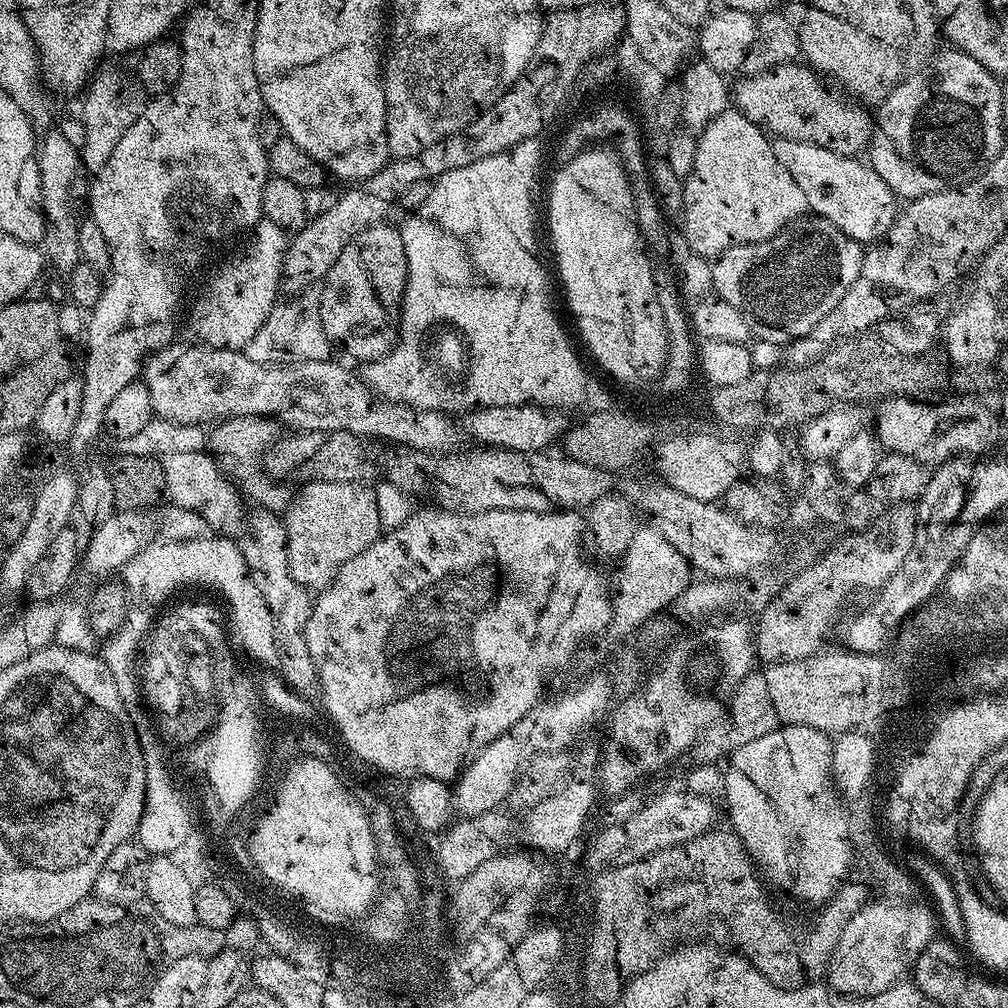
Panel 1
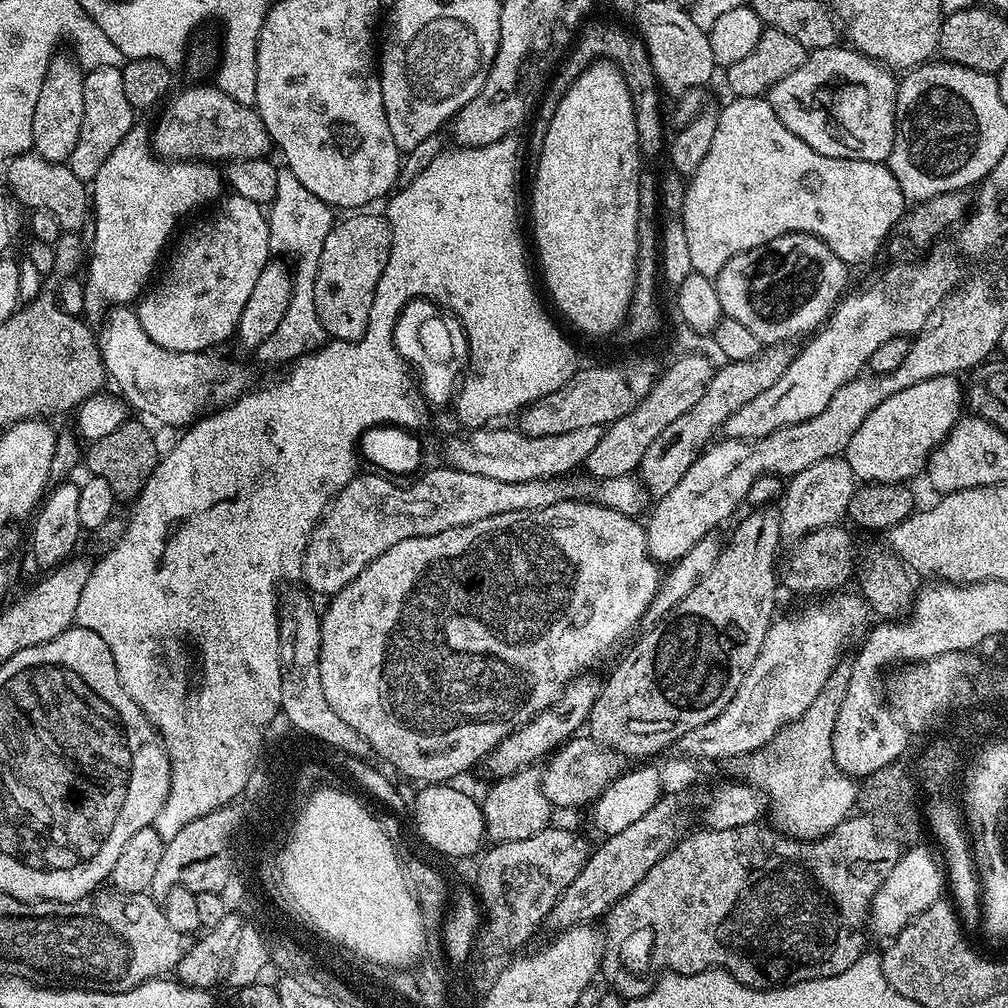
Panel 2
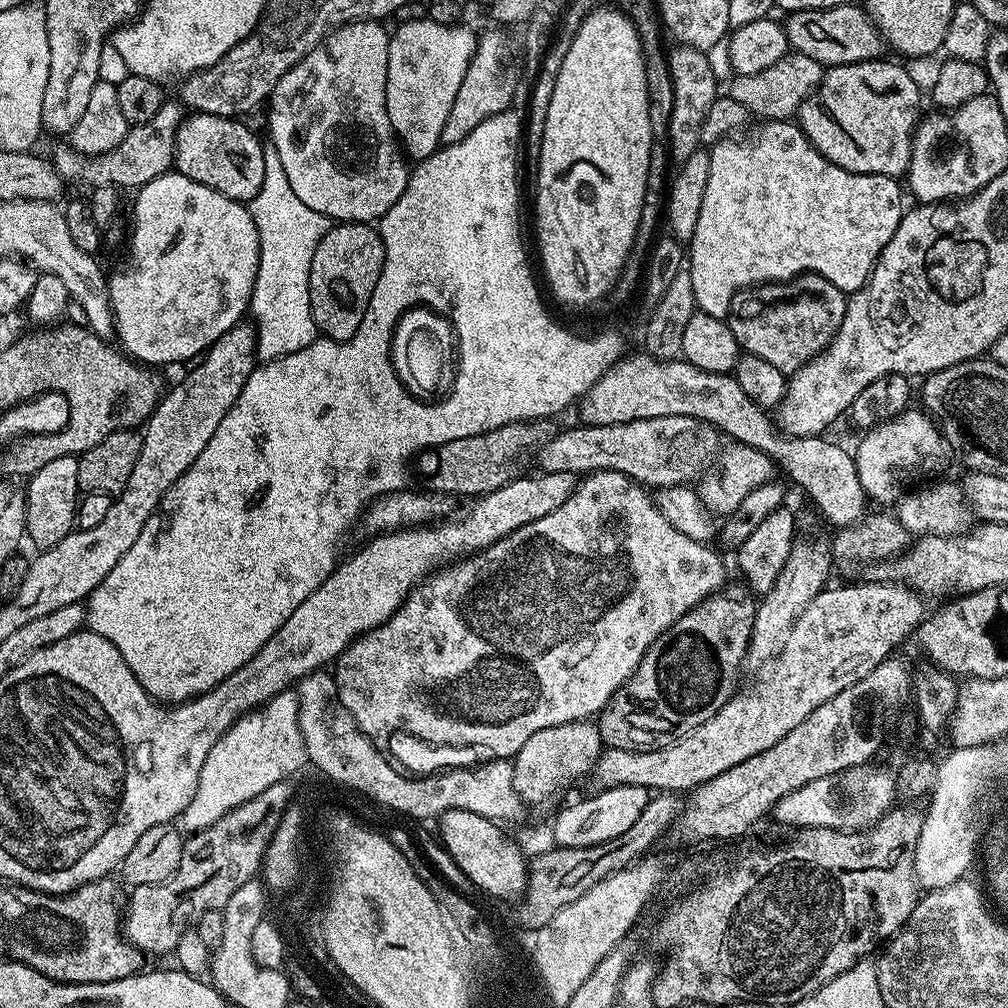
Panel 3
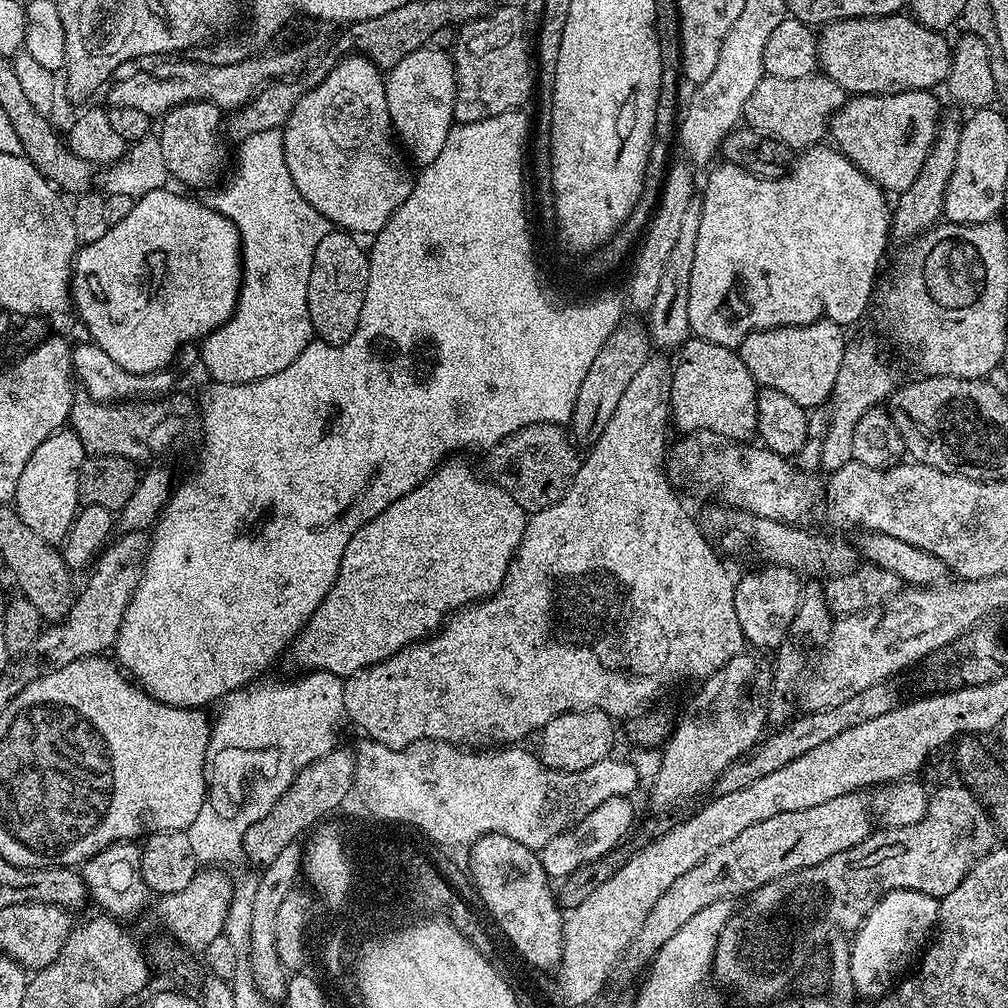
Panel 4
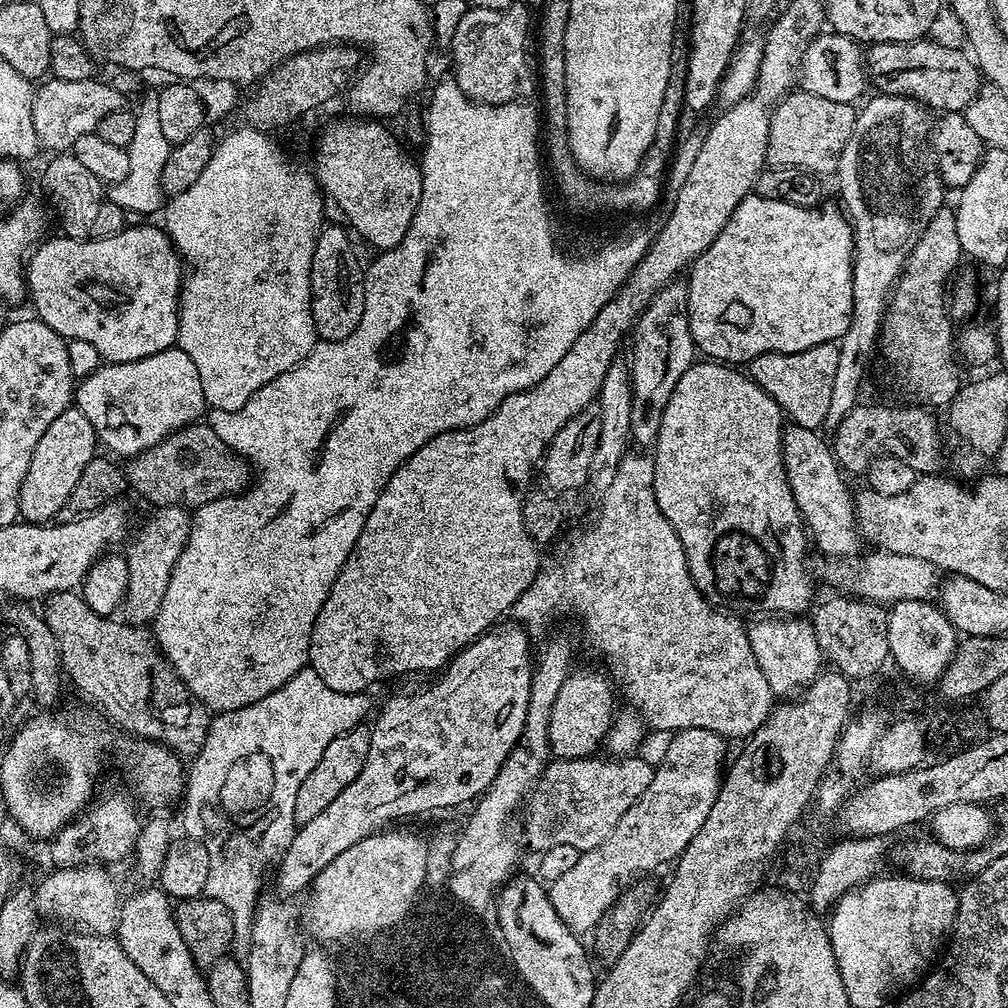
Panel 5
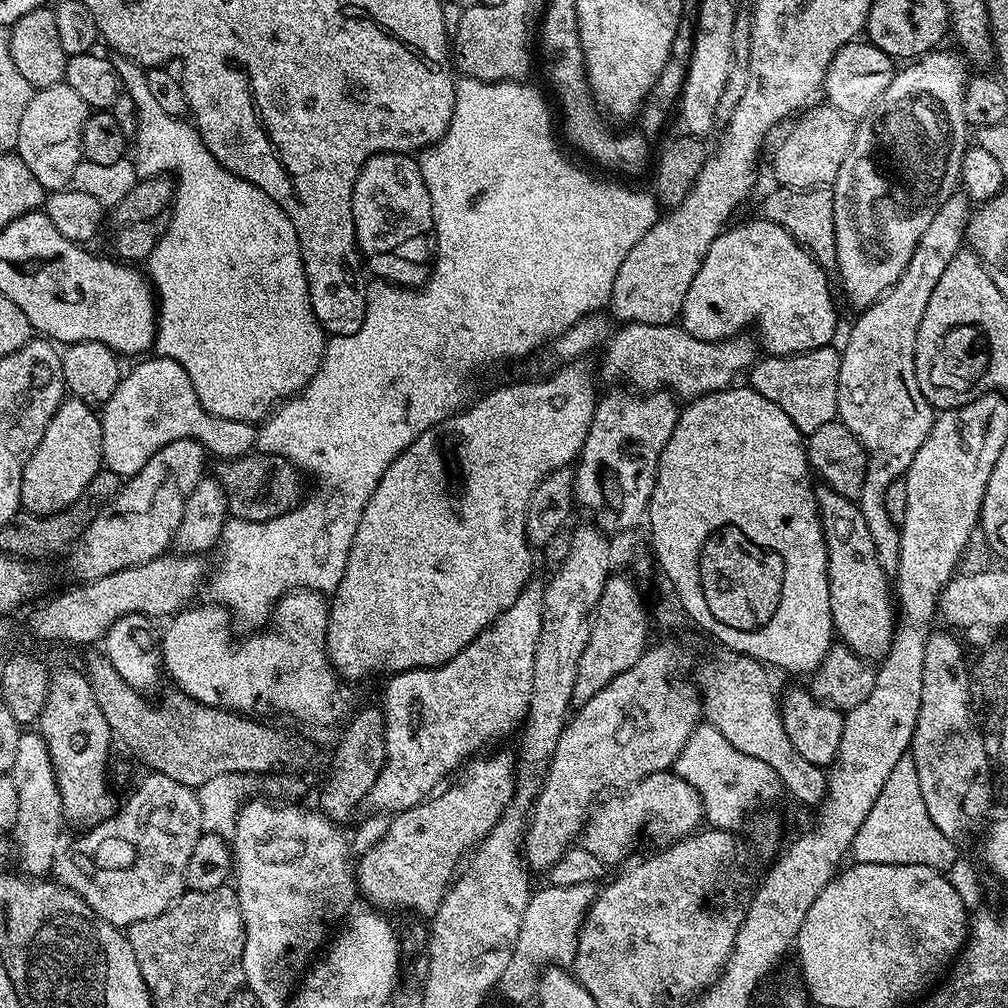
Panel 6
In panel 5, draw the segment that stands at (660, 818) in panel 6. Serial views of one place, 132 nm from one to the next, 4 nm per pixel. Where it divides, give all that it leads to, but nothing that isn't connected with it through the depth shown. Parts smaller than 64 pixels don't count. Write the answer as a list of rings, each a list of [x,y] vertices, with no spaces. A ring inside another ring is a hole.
[[[633,754],[620,759],[585,758],[583,760],[553,759],[536,781],[522,808],[524,816],[523,843],[543,854],[554,846],[572,846],[581,852],[597,848],[610,830],[618,826],[618,818],[634,806],[637,798],[650,786],[653,765]]]

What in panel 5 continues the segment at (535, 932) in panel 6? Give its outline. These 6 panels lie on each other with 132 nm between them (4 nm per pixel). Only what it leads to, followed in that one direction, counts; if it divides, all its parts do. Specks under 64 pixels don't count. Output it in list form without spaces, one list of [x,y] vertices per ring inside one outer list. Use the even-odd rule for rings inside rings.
[[[687,728],[686,730],[675,733],[669,740],[672,741],[669,742],[668,749],[664,752],[664,761],[662,761],[660,765],[658,763],[655,765],[650,786],[646,786],[646,790],[636,799],[634,806],[630,806],[630,810],[626,810],[626,814],[622,814],[622,818],[618,818],[618,826],[614,826],[614,830],[610,830],[610,838],[606,838],[606,842],[602,842],[597,848],[591,848],[589,852],[581,852],[577,862],[575,862],[574,866],[571,867],[566,874],[547,885],[548,897],[554,906],[554,910],[558,914],[558,918],[562,918],[562,922],[566,922],[566,926],[571,932],[577,934],[585,934],[584,932],[591,933],[603,916],[608,914],[609,908],[616,903],[618,899],[616,887],[618,887],[623,880],[628,880],[631,876],[638,875],[639,872],[648,872],[651,868],[656,868],[659,864],[666,863],[667,860],[669,860],[669,862],[675,861],[686,850],[686,846],[690,846],[694,834],[698,834],[698,830],[702,830],[702,822],[706,822],[706,814],[710,814],[710,806],[714,806],[714,798],[718,798],[722,769],[726,764],[726,759],[724,760],[725,737],[702,728]]]

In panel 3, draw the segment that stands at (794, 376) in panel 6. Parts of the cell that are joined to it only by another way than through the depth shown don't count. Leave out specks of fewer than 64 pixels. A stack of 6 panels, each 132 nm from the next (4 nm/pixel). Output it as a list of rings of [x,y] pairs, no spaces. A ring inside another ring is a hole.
[[[804,274],[799,278],[794,278],[792,288],[796,288],[798,294],[786,298],[784,304],[778,304],[778,306],[772,306],[772,308],[766,306],[766,314],[756,312],[760,306],[750,306],[748,314],[752,318],[746,318],[748,322],[744,322],[744,318],[734,318],[732,315],[727,317],[727,322],[734,334],[734,338],[740,343],[741,349],[747,355],[762,358],[764,362],[770,362],[770,366],[782,370],[785,374],[798,371],[803,364],[810,362],[819,352],[828,347],[832,337],[840,329],[840,323],[846,314],[846,306],[848,305],[845,293],[839,292],[826,278],[815,274]]]

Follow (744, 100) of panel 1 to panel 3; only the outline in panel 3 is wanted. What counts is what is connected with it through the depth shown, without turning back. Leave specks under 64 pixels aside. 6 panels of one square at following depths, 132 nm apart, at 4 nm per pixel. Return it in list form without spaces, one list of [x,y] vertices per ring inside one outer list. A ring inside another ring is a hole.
[[[887,58],[867,60],[866,62],[854,62],[853,64],[833,64],[825,71],[820,79],[820,84],[802,102],[798,113],[800,129],[807,136],[808,141],[814,145],[827,160],[842,166],[842,170],[850,170],[854,174],[870,174],[871,176],[891,176],[900,178],[907,173],[910,154],[912,153],[912,133],[915,132],[918,121],[921,119],[920,112],[920,88],[916,80],[900,64],[891,64]]]

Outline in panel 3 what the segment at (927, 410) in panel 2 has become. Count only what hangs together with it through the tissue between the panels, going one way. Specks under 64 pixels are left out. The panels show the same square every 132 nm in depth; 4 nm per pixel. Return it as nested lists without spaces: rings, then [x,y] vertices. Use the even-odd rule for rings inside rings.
[[[918,408],[917,410],[906,409],[896,417],[869,429],[863,436],[865,437],[859,442],[857,448],[854,448],[853,460],[865,495],[875,503],[876,501],[895,503],[903,495],[904,490],[900,488],[902,484],[908,483],[920,474],[936,471],[944,460],[944,452],[946,456],[946,445],[939,428],[926,412]]]

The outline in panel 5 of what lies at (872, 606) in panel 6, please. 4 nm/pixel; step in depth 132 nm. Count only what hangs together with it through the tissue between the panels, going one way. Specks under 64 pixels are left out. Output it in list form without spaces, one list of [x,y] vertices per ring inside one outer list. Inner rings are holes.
[[[789,423],[782,434],[782,458],[784,468],[788,472],[790,490],[794,494],[794,502],[800,511],[800,518],[804,522],[807,535],[816,543],[816,548],[828,558],[847,558],[857,555],[862,537],[858,531],[854,505],[853,489],[848,489],[845,473],[836,462],[836,455],[832,452],[829,441],[820,437],[821,433],[814,428],[807,428]]]

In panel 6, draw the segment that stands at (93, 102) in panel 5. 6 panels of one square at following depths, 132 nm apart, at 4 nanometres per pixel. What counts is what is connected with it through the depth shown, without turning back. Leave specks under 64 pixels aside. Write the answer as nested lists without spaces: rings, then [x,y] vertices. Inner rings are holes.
[[[58,83],[33,91],[22,122],[18,122],[18,142],[14,152],[30,168],[31,173],[49,193],[67,189],[72,183],[74,166],[82,159],[82,130],[90,115],[90,107],[69,84]]]

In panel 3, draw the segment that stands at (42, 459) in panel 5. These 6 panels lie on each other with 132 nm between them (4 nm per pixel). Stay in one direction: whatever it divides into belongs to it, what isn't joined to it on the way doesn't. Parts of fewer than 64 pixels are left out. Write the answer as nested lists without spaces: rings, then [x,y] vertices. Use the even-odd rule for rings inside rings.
[[[75,455],[55,458],[27,477],[28,492],[24,498],[24,526],[27,539],[37,544],[37,549],[53,548],[77,523],[76,505],[82,489],[78,482],[78,459]]]

